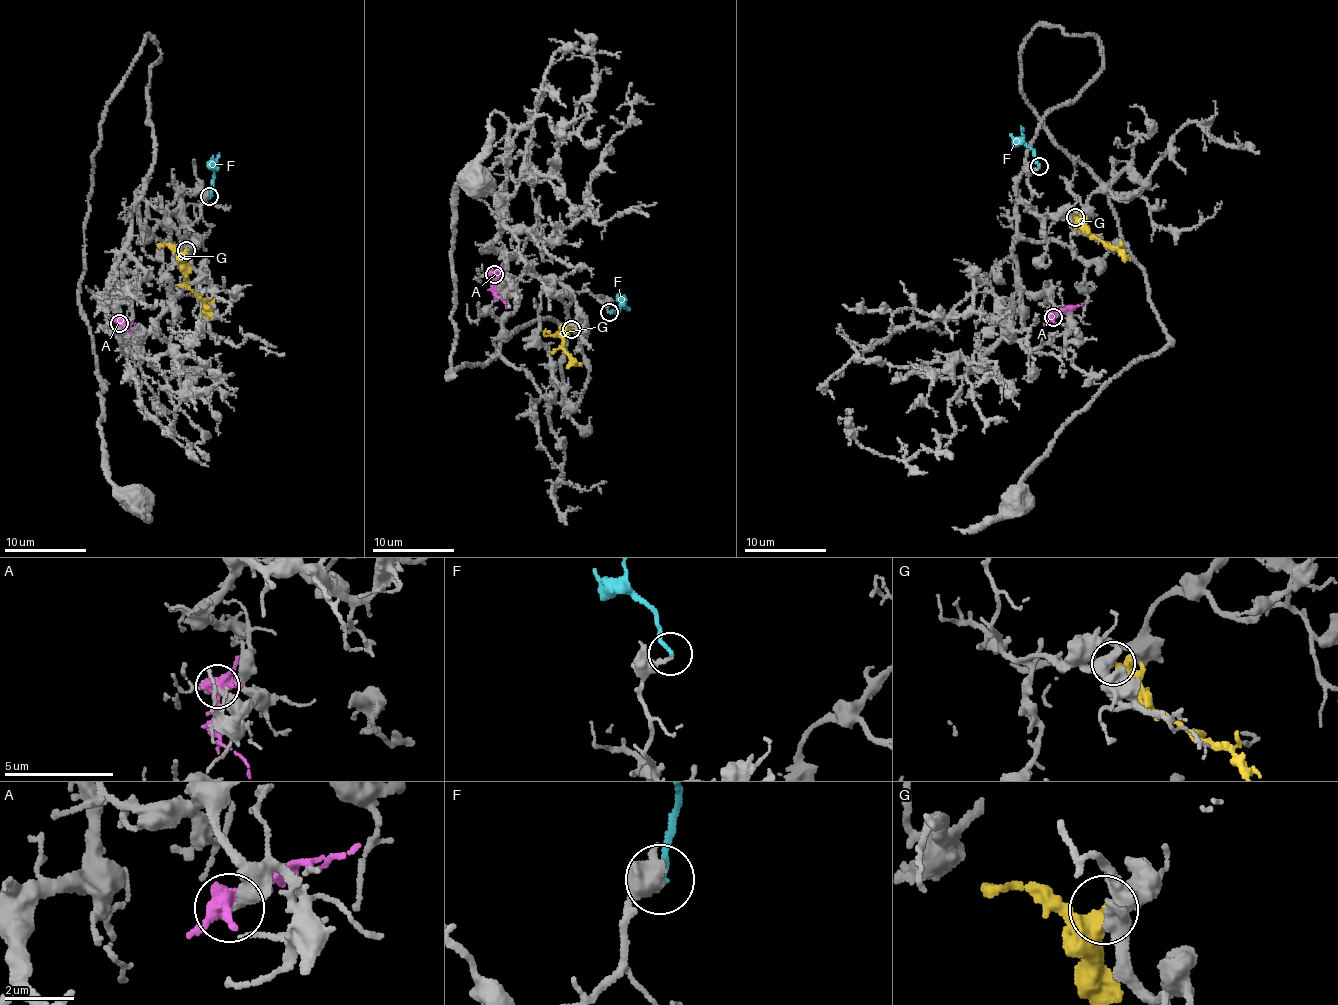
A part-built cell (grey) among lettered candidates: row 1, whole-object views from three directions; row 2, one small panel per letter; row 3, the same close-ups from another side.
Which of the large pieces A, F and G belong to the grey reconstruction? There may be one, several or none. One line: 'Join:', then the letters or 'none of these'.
Join: none of these

